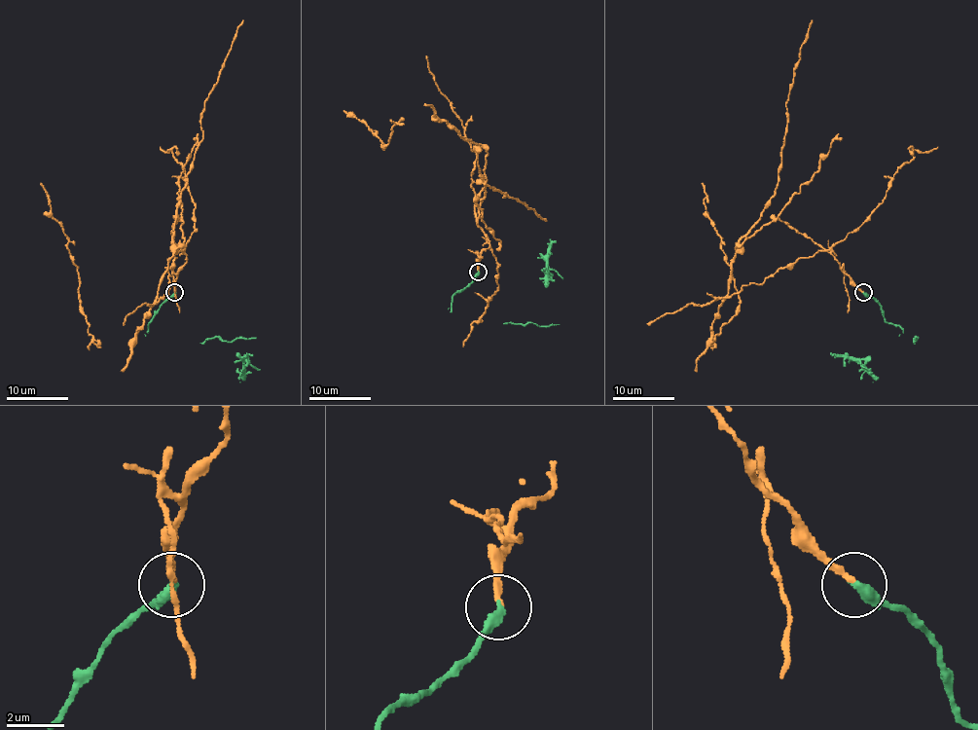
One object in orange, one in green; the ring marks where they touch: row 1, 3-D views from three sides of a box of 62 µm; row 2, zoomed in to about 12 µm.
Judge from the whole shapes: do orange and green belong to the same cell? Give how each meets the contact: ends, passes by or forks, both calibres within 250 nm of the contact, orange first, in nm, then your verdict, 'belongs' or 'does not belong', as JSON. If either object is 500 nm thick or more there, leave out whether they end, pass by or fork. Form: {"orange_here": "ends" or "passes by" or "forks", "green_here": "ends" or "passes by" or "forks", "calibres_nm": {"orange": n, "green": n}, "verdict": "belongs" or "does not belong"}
{"orange_here": "ends", "green_here": "ends", "calibres_nm": {"orange": 220, "green": 380}, "verdict": "does not belong"}

